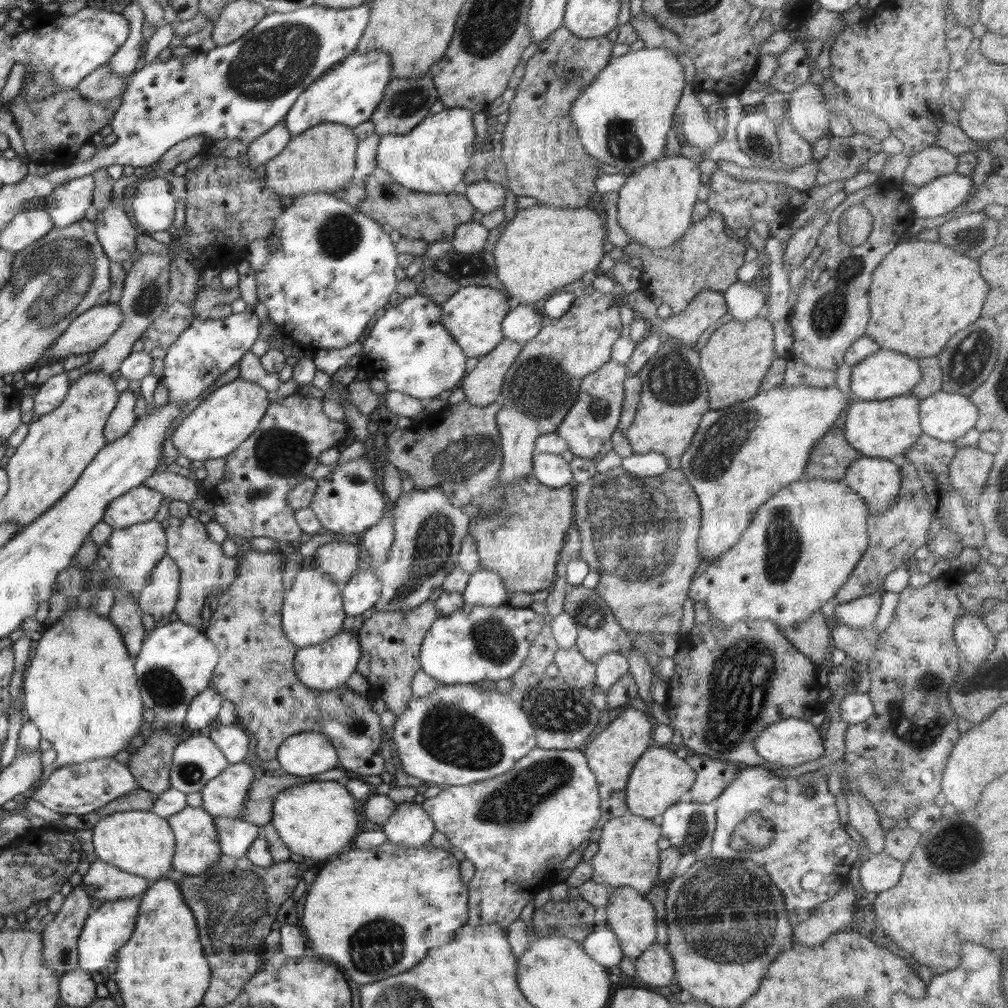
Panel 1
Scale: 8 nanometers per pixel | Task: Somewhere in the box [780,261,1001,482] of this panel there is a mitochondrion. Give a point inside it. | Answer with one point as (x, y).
(970, 358)

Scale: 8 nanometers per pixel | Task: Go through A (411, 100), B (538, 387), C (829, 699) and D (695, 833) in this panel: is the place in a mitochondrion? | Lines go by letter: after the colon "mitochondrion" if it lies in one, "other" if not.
A: mitochondrion
B: mitochondrion
C: other
D: mitochondrion

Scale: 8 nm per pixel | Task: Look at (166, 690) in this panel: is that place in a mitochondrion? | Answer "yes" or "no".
yes

